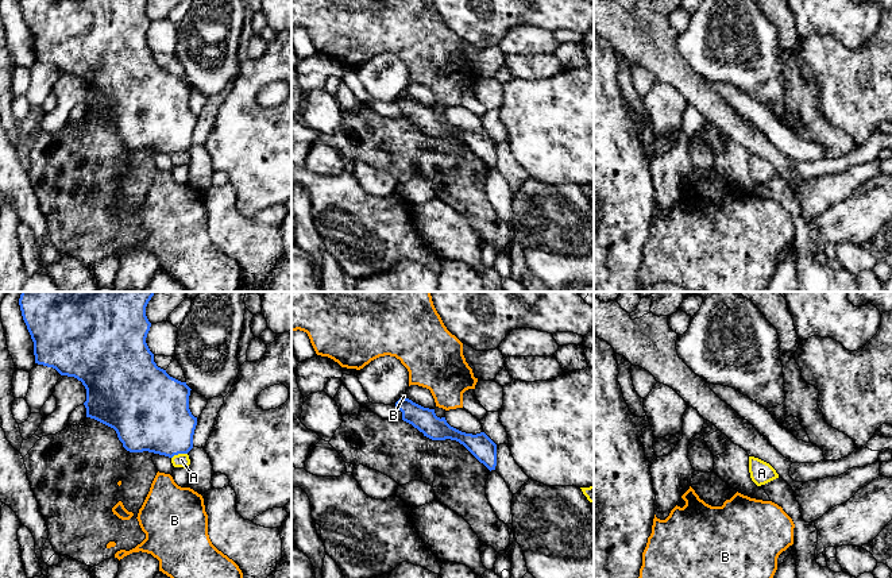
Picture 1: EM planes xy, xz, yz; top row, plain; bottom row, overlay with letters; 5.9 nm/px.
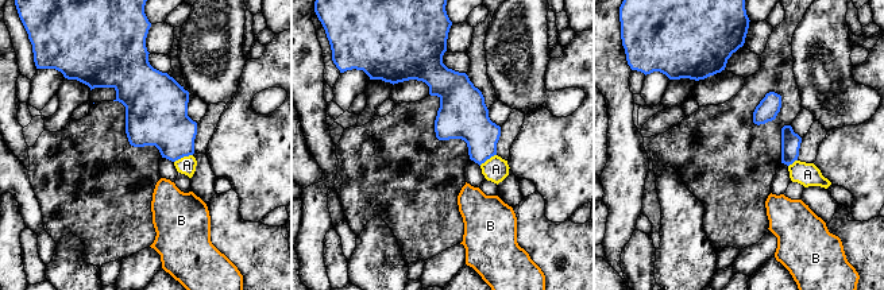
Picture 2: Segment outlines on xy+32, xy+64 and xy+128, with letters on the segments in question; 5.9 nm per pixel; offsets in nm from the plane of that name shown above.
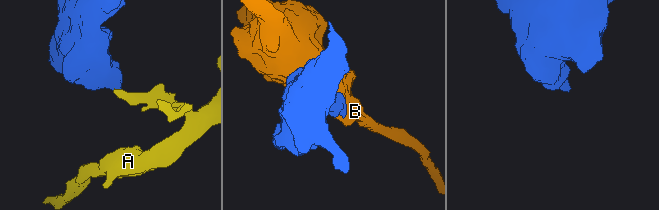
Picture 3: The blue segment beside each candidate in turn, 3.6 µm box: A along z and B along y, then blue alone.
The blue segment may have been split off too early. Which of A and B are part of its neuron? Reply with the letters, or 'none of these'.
none of these

